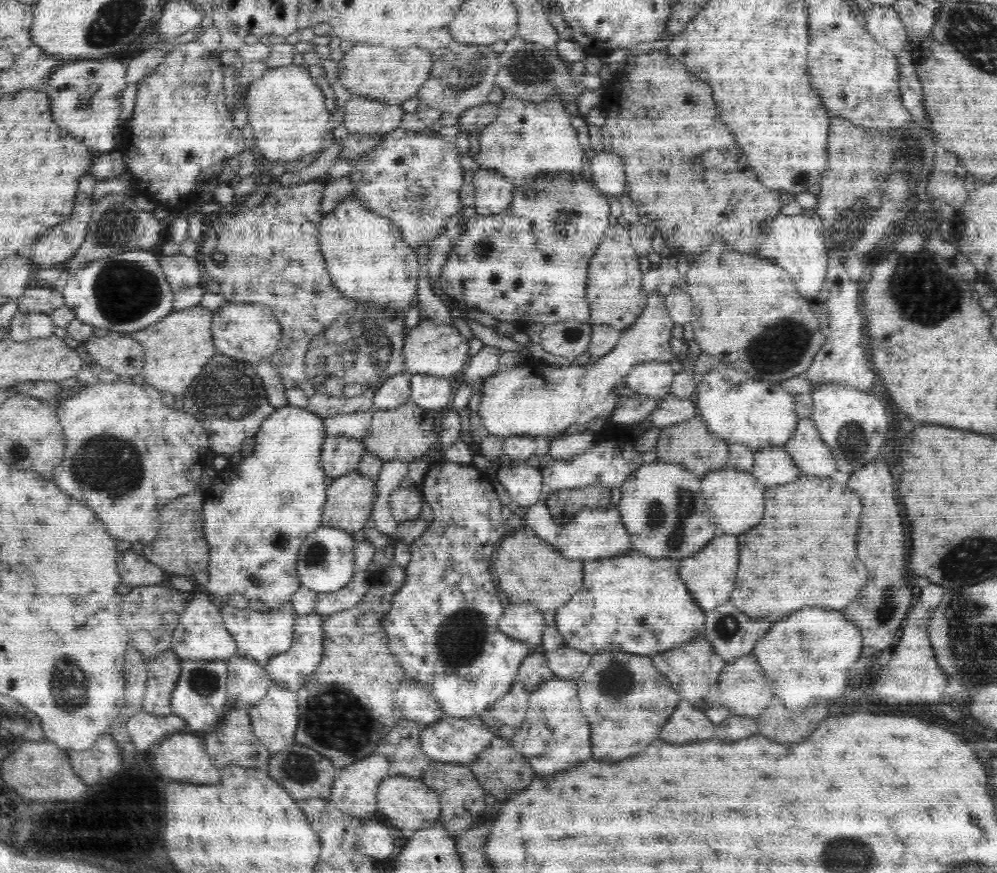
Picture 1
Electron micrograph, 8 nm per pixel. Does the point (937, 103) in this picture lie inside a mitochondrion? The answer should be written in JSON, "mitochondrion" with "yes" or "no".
{"mitochondrion":"no"}

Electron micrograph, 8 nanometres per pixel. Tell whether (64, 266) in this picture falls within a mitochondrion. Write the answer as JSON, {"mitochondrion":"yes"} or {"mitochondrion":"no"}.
{"mitochondrion":"no"}

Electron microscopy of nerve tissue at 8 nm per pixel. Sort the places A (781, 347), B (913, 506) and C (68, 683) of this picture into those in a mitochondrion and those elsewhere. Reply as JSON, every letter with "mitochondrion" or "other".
{"A":"mitochondrion","B":"other","C":"mitochondrion"}

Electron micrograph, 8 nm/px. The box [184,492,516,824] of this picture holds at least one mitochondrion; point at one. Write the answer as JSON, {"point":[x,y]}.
{"point":[336,719]}

